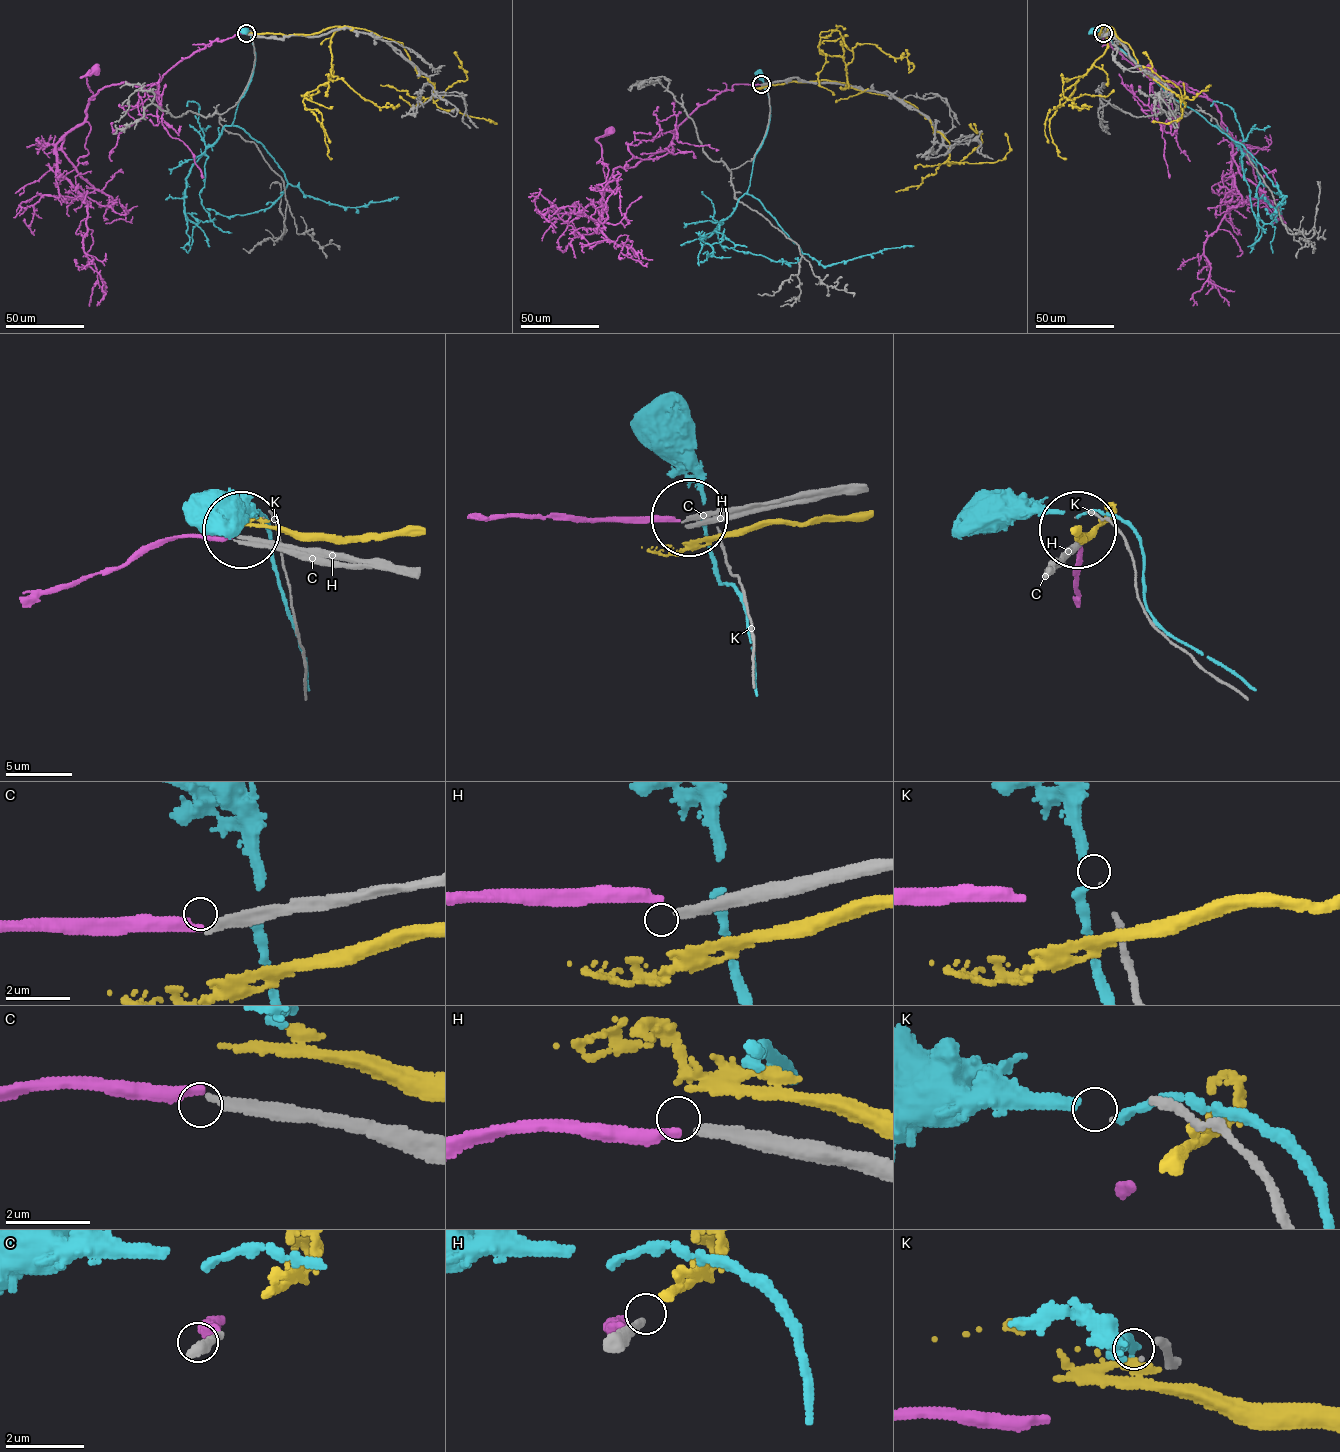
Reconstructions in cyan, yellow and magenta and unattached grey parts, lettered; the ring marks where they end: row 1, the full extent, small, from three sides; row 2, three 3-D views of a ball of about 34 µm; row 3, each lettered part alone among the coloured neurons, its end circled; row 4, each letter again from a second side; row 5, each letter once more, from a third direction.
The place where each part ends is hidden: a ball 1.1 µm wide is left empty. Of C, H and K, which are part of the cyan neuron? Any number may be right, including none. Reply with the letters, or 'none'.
none

